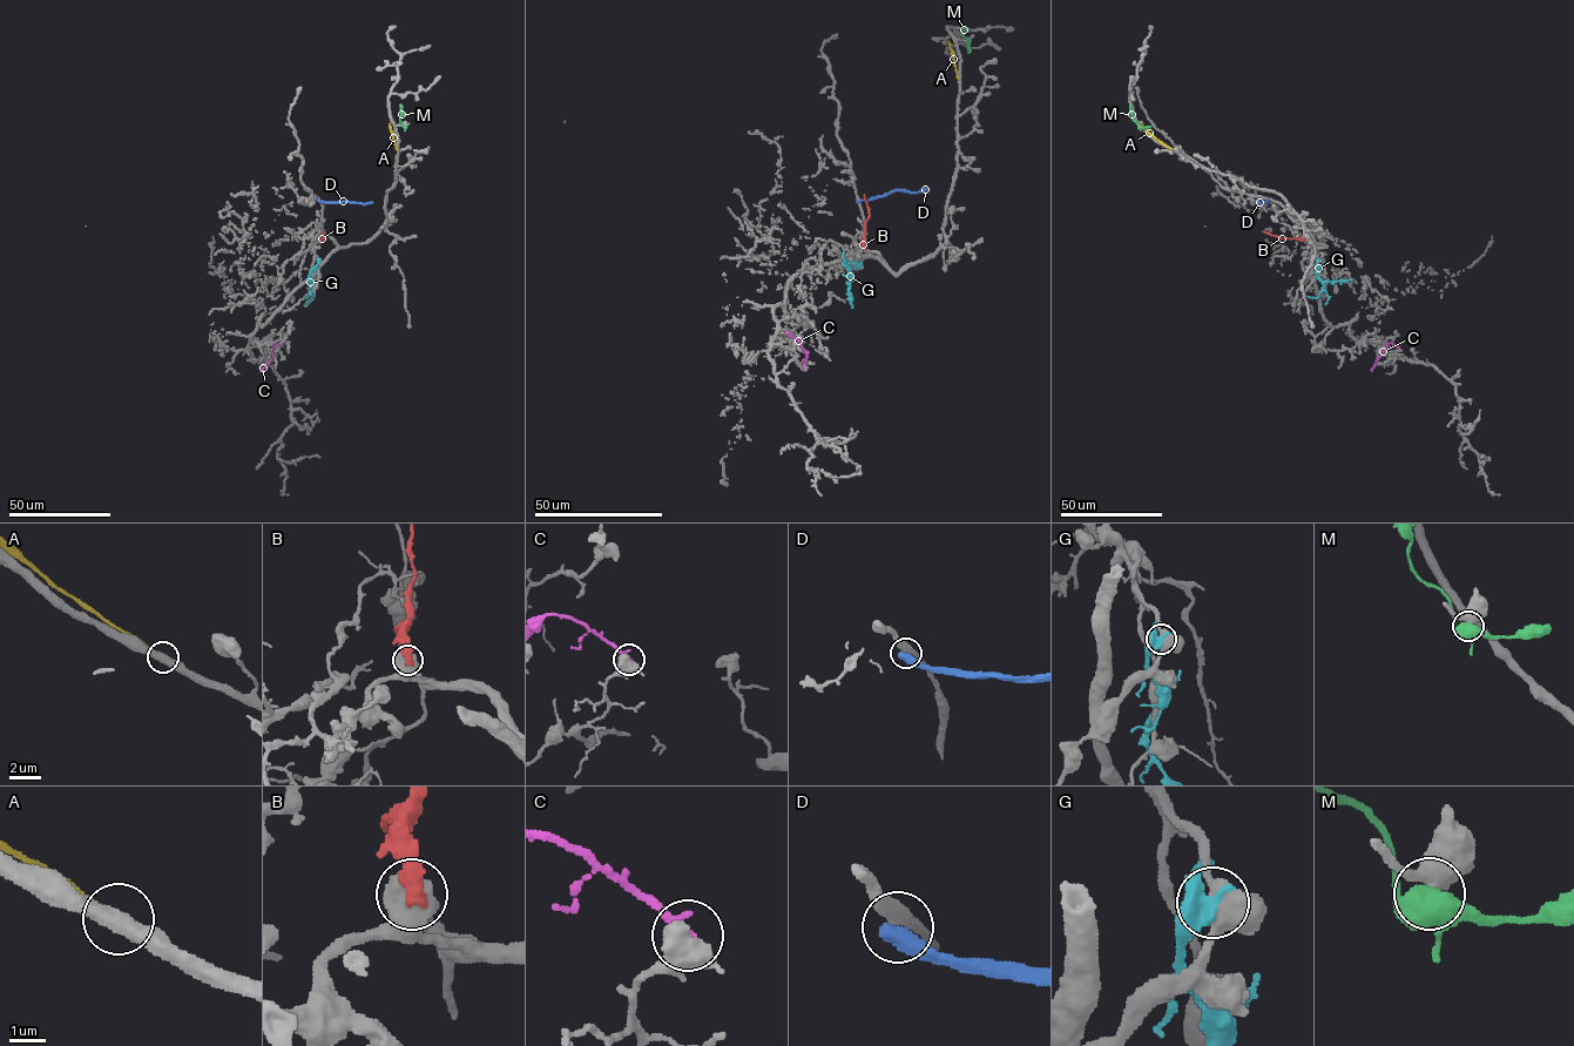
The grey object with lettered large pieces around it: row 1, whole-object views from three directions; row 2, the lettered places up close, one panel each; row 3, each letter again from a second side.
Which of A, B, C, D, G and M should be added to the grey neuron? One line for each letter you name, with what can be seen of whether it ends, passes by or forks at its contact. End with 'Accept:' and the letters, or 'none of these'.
Accept: none of these

